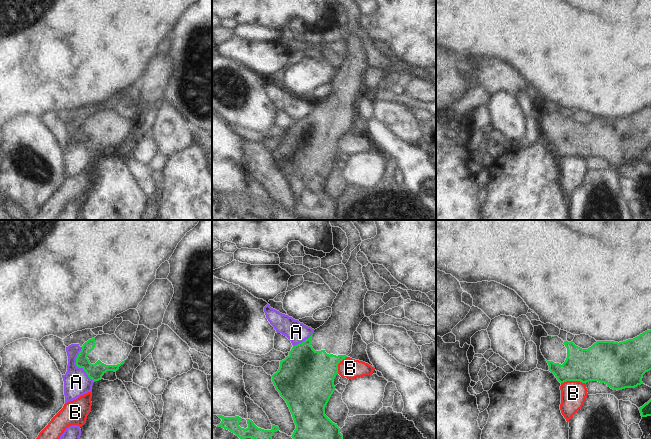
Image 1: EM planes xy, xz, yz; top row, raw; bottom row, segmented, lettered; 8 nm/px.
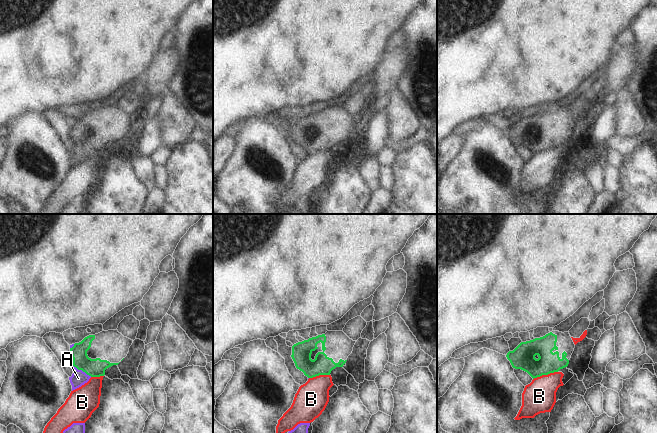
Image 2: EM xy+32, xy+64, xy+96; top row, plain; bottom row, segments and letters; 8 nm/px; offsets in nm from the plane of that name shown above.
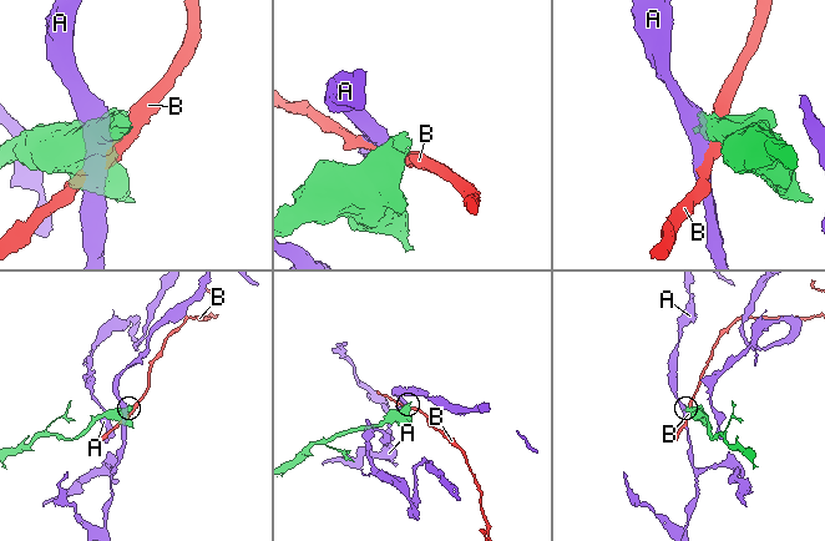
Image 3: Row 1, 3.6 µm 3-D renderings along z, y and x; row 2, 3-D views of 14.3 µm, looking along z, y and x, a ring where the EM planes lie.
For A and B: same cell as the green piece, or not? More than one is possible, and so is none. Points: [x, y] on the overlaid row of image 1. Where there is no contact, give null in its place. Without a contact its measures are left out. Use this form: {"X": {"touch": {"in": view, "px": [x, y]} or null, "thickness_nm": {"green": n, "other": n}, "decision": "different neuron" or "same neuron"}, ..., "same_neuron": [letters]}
{"A": {"touch": {"in": "xy", "px": [77, 365]}, "thickness_nm": {"green": 130, "other": 200}, "decision": "different neuron"}, "B": {"touch": {"in": "yz", "px": [573, 380]}, "thickness_nm": {"green": 280, "other": 200}, "decision": "different neuron"}, "same_neuron": []}

